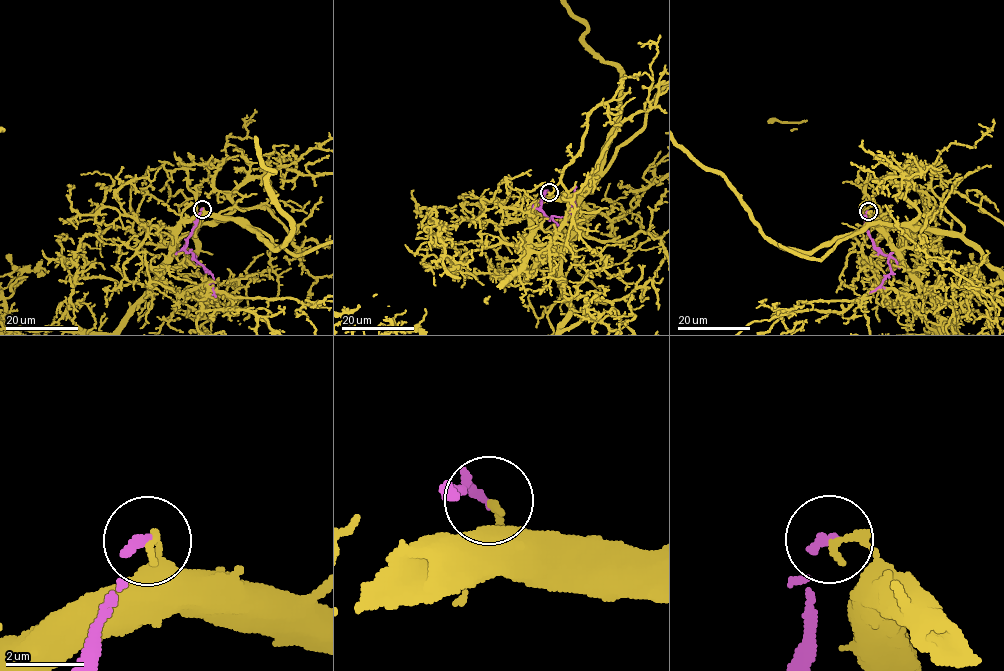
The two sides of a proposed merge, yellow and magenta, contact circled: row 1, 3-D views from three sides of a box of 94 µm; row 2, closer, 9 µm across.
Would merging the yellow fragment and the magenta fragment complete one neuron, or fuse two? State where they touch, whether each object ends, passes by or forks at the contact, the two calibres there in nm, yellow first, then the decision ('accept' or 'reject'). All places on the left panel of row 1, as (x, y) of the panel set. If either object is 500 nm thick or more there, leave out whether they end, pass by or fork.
at (202, 209); yellow ends there; magenta ends there; 200 nm thick on the yellow side, 220 nm on the other; reject

